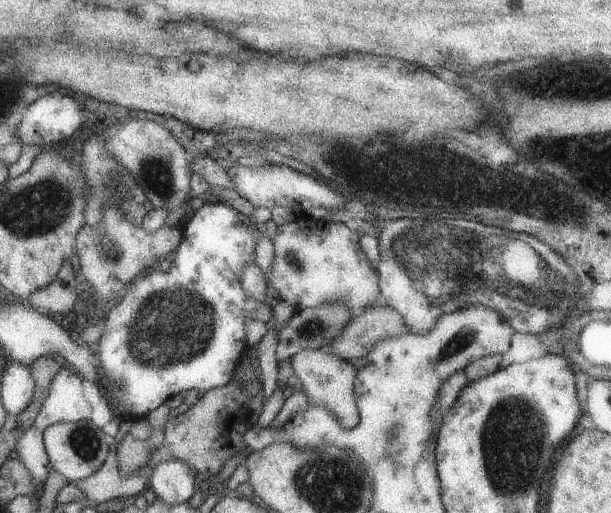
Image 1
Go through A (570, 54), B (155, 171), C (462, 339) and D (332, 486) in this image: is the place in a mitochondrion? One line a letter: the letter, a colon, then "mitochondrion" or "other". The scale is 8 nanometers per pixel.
A: other
B: mitochondrion
C: mitochondrion
D: mitochondrion

